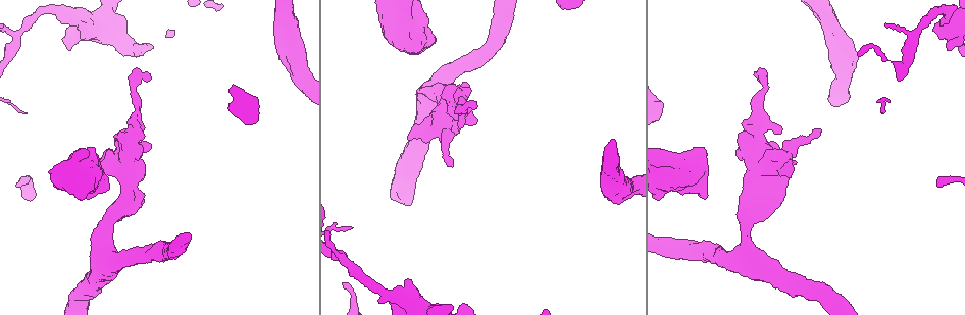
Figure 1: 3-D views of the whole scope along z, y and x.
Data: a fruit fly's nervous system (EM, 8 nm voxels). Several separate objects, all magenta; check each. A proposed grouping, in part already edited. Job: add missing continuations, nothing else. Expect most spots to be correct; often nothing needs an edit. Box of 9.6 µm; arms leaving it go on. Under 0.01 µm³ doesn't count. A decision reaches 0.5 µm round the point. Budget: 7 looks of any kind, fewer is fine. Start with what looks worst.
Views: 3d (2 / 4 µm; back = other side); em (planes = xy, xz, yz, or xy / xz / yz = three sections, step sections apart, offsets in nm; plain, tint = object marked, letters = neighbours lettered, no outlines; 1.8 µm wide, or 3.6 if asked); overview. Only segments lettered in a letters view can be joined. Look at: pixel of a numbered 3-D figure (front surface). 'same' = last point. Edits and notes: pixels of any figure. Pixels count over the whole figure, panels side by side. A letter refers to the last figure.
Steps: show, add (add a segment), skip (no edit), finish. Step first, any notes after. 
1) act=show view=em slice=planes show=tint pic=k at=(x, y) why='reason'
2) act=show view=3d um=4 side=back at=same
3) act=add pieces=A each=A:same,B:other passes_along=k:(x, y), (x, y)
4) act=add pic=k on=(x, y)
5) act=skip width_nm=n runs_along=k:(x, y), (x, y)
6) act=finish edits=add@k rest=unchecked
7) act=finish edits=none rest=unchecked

act=show view=em slice=xy step=4 show=letters pic=1 at=(17, 185)

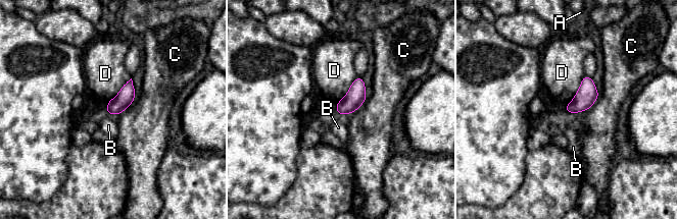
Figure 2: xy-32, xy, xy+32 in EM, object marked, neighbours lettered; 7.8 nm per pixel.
act=skip each=A:other,B:other,C:other,D:other border=2:(584, 74), (577, 92), (566, 105) found='no lettered segment goes on from it'

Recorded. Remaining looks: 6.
act=show view=3d um=4 pic=1 at=(705, 198) why='branch stops here'

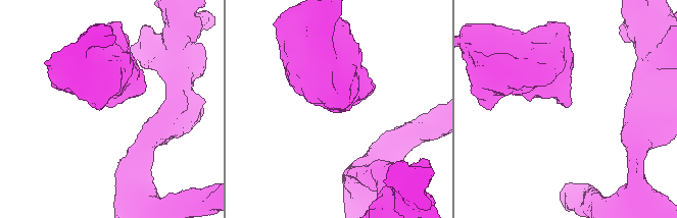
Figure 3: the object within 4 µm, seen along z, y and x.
act=show view=em um=3.6 slice=planes show=letters pic=3 at=(112, 105) why='need the tissue'

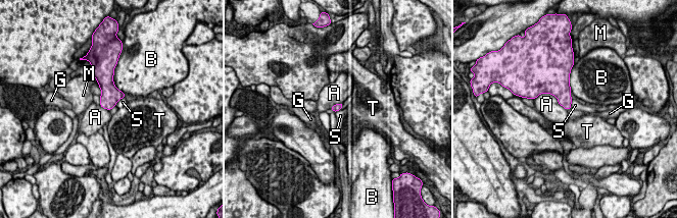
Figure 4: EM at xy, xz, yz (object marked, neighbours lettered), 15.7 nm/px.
act=skip each=A:other,B:other,G:other,M:other,S:other,T:other border=4:(115, 105), (109, 110) found='none of them fits'

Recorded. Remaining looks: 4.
act=show view=em slice=xz step=4 show=letters pic=1 at=(476, 107) why='an open end'

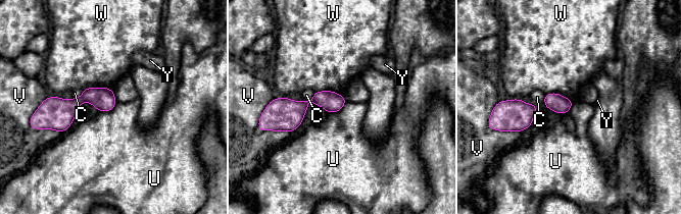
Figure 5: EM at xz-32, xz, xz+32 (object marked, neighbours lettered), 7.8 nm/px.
act=show view=em slice=planes show=letters at=same why='cut it another way'

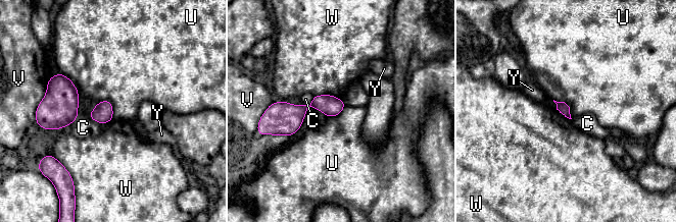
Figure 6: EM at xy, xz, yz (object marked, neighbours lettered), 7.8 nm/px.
act=skip each=C:other,U:other,V:other,W:other,Y:other found='no lettered segment goes on from it'

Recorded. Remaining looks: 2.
act=finish edits=none rest=unchecked

